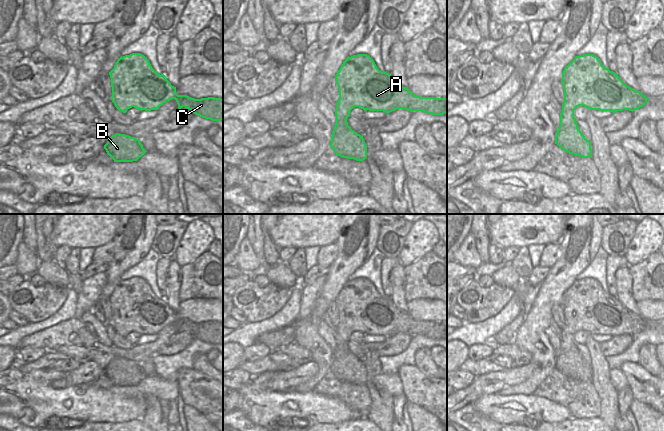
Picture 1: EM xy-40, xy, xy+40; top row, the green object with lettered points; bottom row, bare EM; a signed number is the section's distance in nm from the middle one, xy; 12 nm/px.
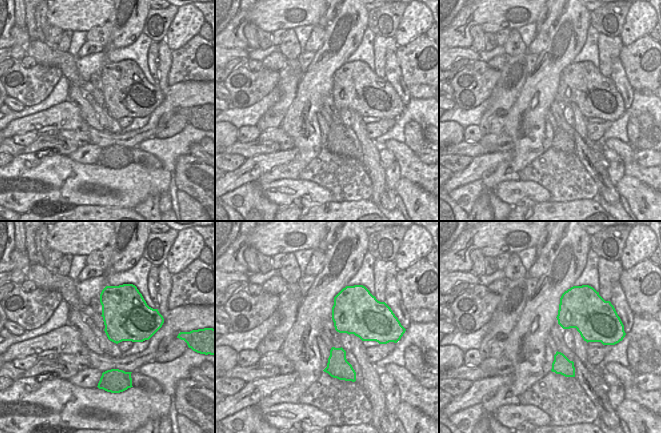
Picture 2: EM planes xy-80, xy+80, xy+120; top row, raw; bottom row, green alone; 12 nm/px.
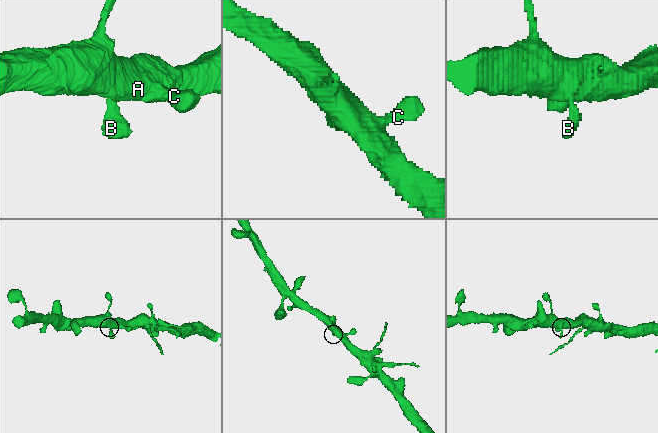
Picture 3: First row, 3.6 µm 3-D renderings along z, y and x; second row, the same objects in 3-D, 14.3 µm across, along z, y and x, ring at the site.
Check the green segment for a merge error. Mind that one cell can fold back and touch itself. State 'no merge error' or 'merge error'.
no merge error

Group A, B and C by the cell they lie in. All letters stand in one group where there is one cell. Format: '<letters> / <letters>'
A B C

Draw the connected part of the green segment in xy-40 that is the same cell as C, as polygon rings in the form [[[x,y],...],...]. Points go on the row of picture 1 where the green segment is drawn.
[[[141,53],[121,56],[109,75],[111,100],[123,113],[132,107],[140,111],[158,110],[167,101],[175,99],[178,109],[185,107],[202,118],[223,120],[223,99],[195,99],[187,95],[178,95],[176,87],[171,85],[164,74],[158,74]]]

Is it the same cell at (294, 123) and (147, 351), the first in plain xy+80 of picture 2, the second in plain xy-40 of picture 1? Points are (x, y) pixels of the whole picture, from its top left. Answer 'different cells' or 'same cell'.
same cell

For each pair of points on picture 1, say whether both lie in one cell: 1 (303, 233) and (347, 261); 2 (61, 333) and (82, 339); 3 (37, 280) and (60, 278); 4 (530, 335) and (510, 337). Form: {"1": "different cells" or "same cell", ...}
{"1": "different cells", "2": "different cells", "3": "different cells", "4": "different cells"}

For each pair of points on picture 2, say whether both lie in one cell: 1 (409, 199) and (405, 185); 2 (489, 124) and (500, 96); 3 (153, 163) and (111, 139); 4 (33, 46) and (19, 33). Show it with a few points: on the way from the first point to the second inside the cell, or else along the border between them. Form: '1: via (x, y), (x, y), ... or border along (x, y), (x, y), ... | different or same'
1: via (409, 196), (409, 192), (405, 188) | same
2: via (494, 117), (500, 103) | same
3: border along (136, 146), (132, 148) | different
4: border along (30, 40), (25, 54) | different

